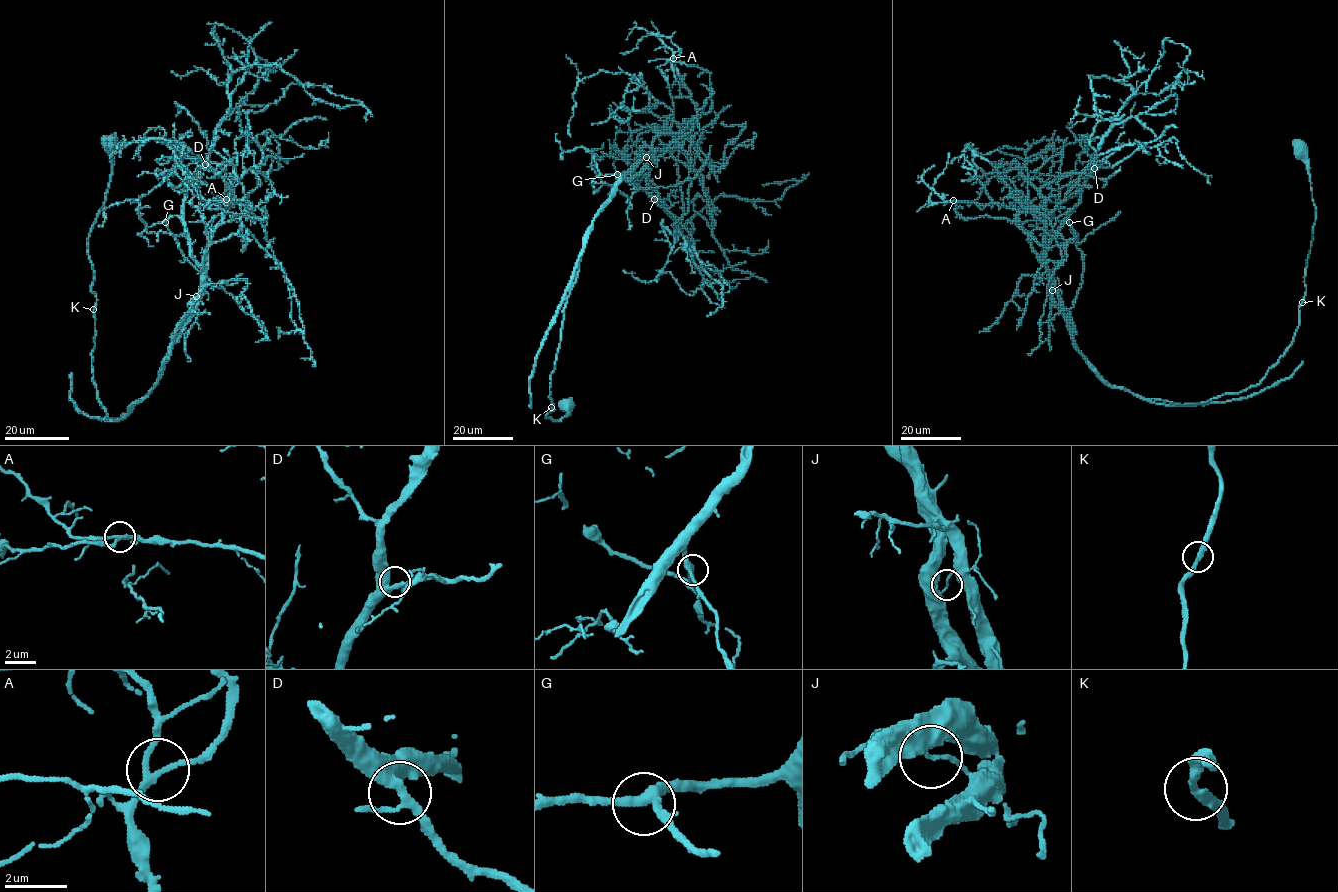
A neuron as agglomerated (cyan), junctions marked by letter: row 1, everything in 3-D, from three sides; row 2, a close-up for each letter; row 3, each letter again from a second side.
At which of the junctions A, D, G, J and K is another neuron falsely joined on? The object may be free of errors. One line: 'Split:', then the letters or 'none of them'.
Split: J

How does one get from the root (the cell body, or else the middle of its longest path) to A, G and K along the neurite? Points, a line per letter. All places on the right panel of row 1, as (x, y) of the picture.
A: (1299, 150), (1315, 222), (1294, 338), (1258, 385), (1201, 403), (1112, 388), (1052, 296), (1045, 223), (953, 200)
G: (1299, 150), (1315, 222), (1299, 326), (1261, 382), (1237, 393), (1178, 404), (1099, 374), (1042, 259), (1069, 222)
K: (1299, 150), (1299, 156), (1307, 167), (1315, 208), (1311, 252), (1305, 269), (1305, 295), (1302, 302)

